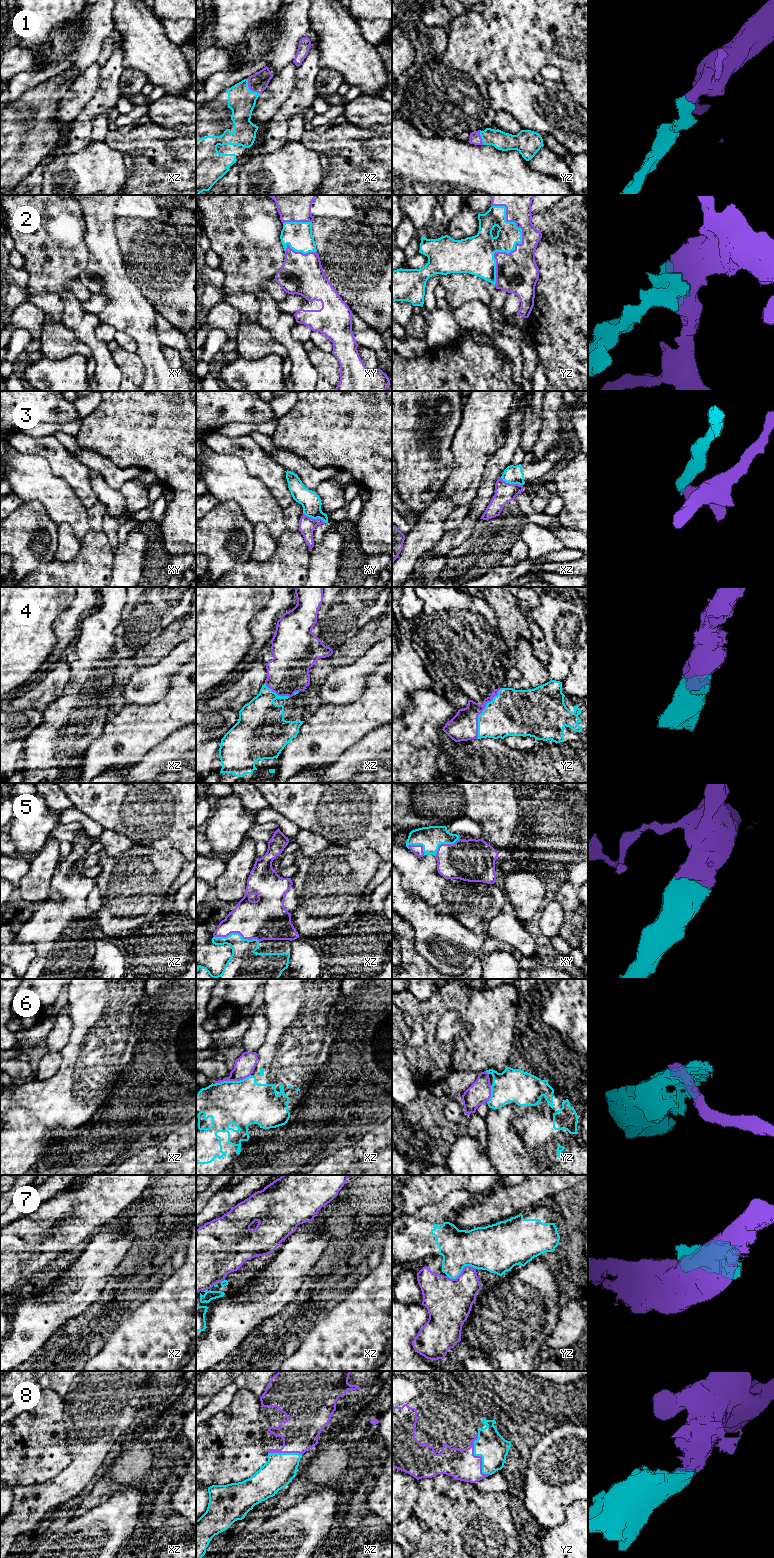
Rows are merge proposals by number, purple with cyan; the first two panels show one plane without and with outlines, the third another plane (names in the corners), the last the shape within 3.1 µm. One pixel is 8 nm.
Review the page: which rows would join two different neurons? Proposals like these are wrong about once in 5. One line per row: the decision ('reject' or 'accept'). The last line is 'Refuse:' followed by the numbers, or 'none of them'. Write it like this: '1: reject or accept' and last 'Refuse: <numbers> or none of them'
1: accept
2: accept
3: reject
4: accept
5: accept
6: reject
7: reject
8: accept
Refuse: 3, 6, 7

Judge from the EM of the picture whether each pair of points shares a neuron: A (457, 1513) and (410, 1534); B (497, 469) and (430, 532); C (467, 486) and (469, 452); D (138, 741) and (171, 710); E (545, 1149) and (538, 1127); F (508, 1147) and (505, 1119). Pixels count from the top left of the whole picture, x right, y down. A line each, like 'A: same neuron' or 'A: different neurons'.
A: different neurons
B: different neurons
C: same neuron
D: same neuron
E: same neuron
F: same neuron

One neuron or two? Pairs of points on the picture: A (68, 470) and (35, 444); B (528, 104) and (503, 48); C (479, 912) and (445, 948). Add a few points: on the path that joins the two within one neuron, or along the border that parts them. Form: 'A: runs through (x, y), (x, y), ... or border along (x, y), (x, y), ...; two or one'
A: runs through (60, 462), (49, 451), (43, 450); one
B: border along (532, 79), (512, 78), (504, 82), (493, 81); two
C: border along (445, 914), (470, 928), (487, 922); two

